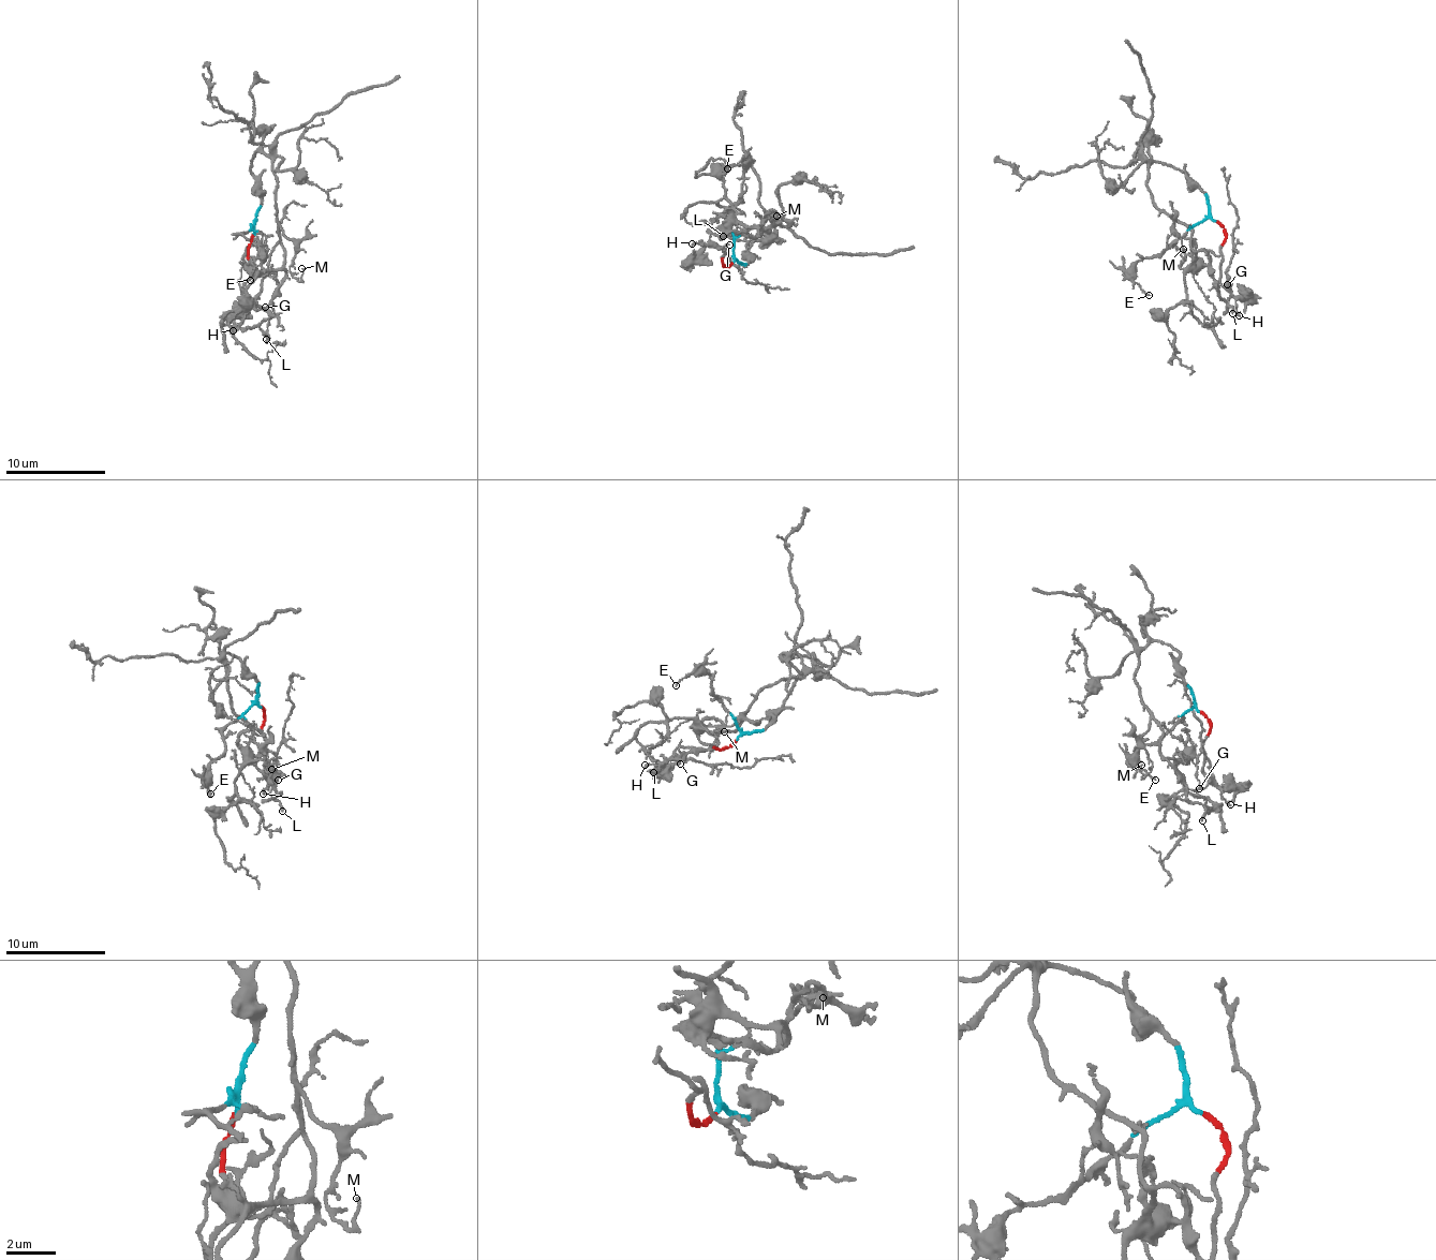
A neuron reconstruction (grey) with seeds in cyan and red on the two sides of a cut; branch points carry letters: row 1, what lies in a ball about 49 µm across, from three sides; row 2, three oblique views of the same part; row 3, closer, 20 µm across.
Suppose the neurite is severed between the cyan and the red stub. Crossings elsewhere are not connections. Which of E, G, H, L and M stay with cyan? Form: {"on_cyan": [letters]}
{"on_cyan": ["E", "L", "M"]}

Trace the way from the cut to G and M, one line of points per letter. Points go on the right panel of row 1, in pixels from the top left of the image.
G: (1215, 221), (1226, 237), (1220, 250), (1219, 283), (1228, 284)
M: (1215, 221), (1190, 177), (1152, 162), (1146, 191), (1169, 218), (1184, 260), (1183, 249)

